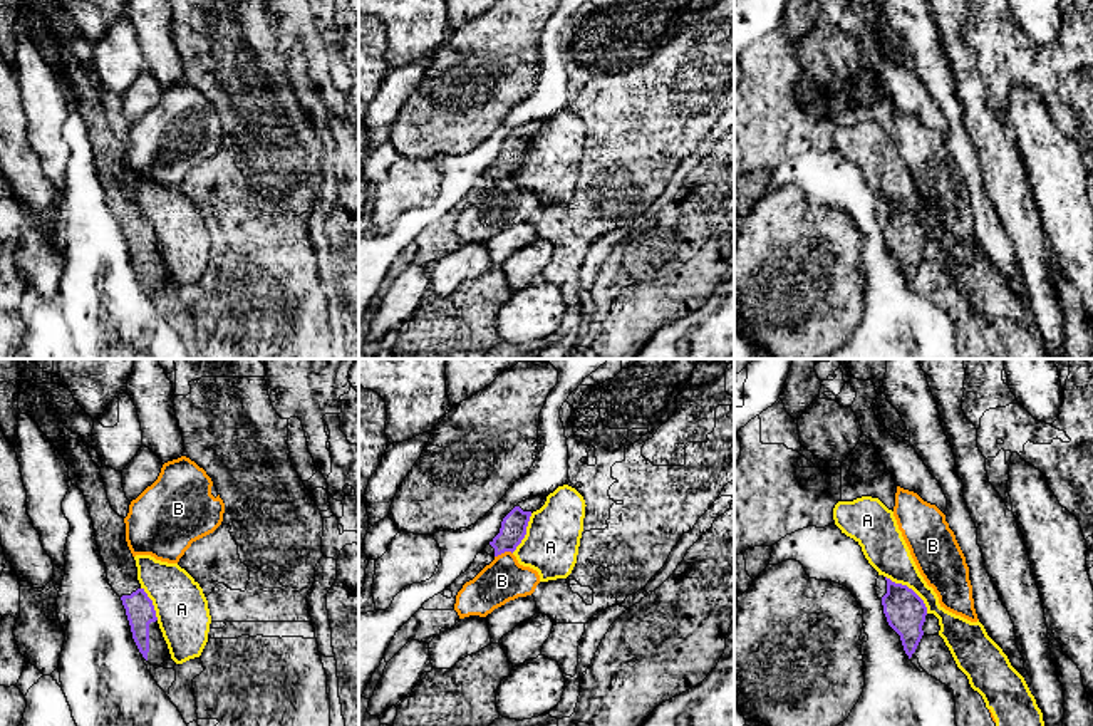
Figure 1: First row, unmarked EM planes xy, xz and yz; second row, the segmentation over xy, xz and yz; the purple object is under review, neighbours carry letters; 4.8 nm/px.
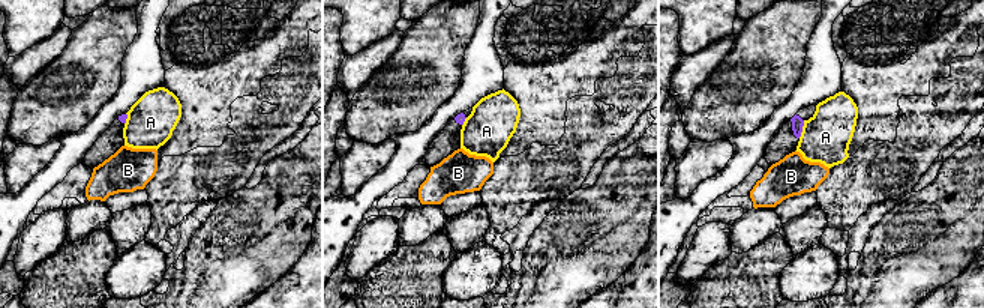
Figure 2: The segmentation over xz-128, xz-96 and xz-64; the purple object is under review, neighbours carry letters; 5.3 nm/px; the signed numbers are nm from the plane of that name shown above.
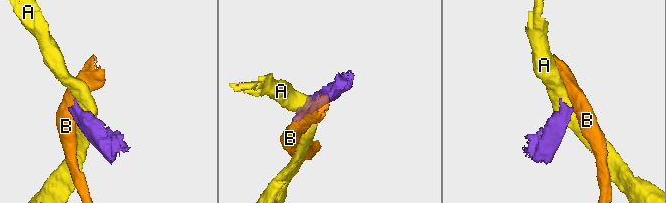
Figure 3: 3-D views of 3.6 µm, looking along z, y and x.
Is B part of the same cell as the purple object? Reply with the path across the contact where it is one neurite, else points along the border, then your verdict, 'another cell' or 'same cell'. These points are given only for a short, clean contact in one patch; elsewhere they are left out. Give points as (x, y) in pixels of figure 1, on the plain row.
border along xz (512, 176), (502, 176), (495, 181); another cell

